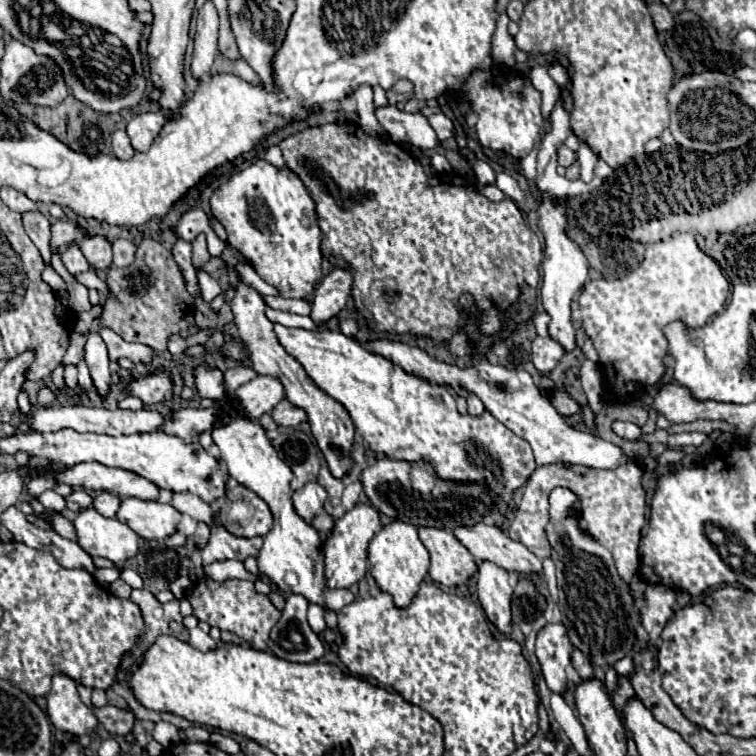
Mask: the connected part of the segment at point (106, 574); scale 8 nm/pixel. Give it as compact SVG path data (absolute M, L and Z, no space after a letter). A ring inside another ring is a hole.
M97 568L93 576L101 585L104 585L120 578L120 571L117 568Z

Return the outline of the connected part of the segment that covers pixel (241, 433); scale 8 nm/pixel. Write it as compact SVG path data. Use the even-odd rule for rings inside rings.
M225 415L225 425L219 425L211 431L215 445L219 447L221 461L227 465L227 471L233 479L237 479L243 487L255 491L271 509L275 517L273 529L265 535L265 543L259 551L259 573L251 575L251 581L259 581L261 577L271 579L279 591L287 593L299 593L307 597L309 603L321 605L323 609L339 611L351 601L355 601L355 595L349 589L327 589L325 573L323 573L323 541L317 529L313 529L309 523L305 523L293 507L291 501L291 479L293 471L287 463L283 463L275 449L271 447L269 439L265 437L265 431L245 419L245 417L233 417Z

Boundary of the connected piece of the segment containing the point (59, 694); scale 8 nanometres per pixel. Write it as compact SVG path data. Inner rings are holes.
M55 673L51 681L51 691L47 693L47 715L51 723L75 735L93 733L97 727L97 717L79 699L75 681L65 673Z

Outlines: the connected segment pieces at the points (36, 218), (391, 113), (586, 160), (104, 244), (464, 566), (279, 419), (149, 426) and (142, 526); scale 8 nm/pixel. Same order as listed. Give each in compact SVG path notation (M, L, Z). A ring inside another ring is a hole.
M31 211L31 213L23 213L23 225L25 225L25 231L31 237L31 241L41 251L45 265L49 265L49 261L51 261L51 247L49 247L49 237L51 237L49 227L51 227L51 223L39 211Z
M387 105L385 109L377 109L377 119L383 131L395 143L411 143L419 149L435 149L439 139L427 119L421 113L405 113L395 105Z
M581 143L579 151L577 151L577 161L579 161L579 165L581 165L581 179L583 179L585 183L589 183L591 177L593 177L593 167L595 167L595 163L597 163L597 155L595 155L585 143Z
M101 235L89 237L79 245L79 249L93 269L109 269L111 267L111 245L105 237L101 237Z
M421 527L419 539L431 555L429 575L435 583L445 587L463 585L477 571L475 559L465 549L465 545L461 545L453 531Z
M283 399L279 405L275 405L275 409L271 411L271 417L281 427L297 427L299 423L303 423L307 419L305 411L291 405L287 399Z
M65 405L65 407L49 407L35 409L31 427L41 433L51 433L59 429L75 429L79 433L103 433L103 435L133 435L155 431L163 423L163 417L157 411L125 411L125 409L105 409L105 407L87 407L87 405Z
M127 497L121 501L117 519L129 525L143 539L163 539L175 533L175 527L181 521L181 513L171 505L163 505L159 501L141 501Z

